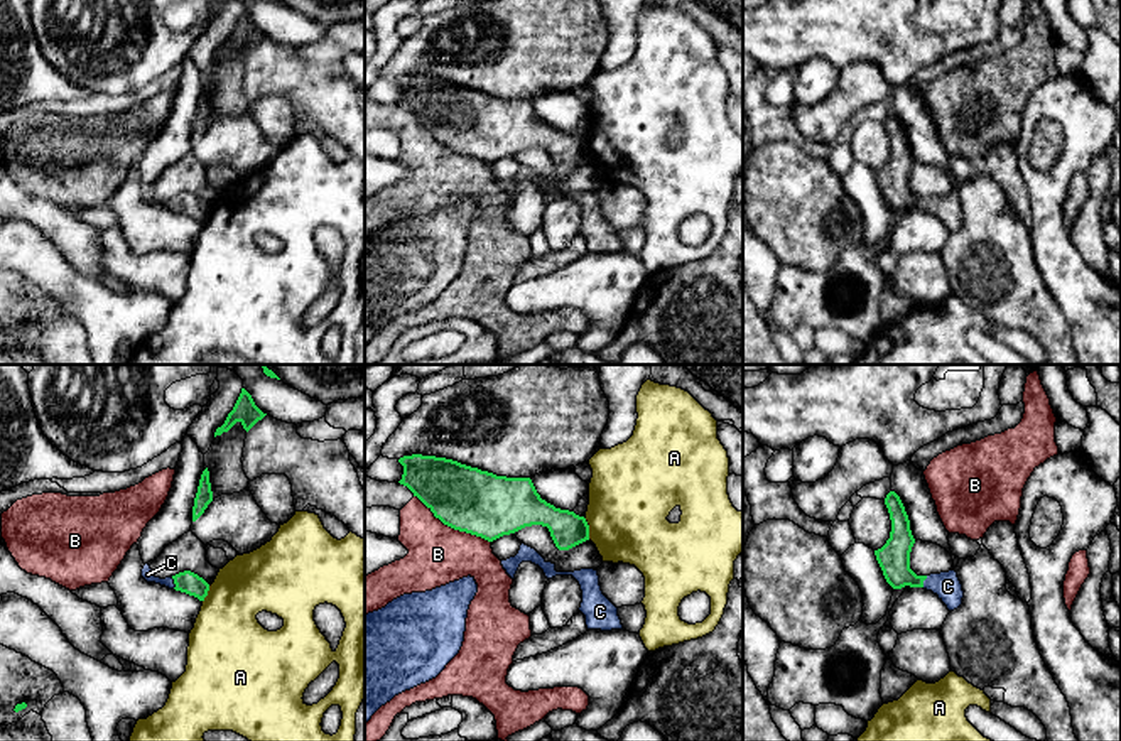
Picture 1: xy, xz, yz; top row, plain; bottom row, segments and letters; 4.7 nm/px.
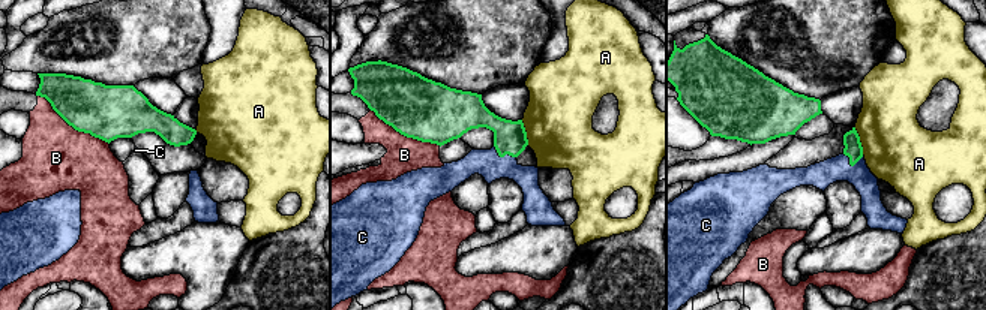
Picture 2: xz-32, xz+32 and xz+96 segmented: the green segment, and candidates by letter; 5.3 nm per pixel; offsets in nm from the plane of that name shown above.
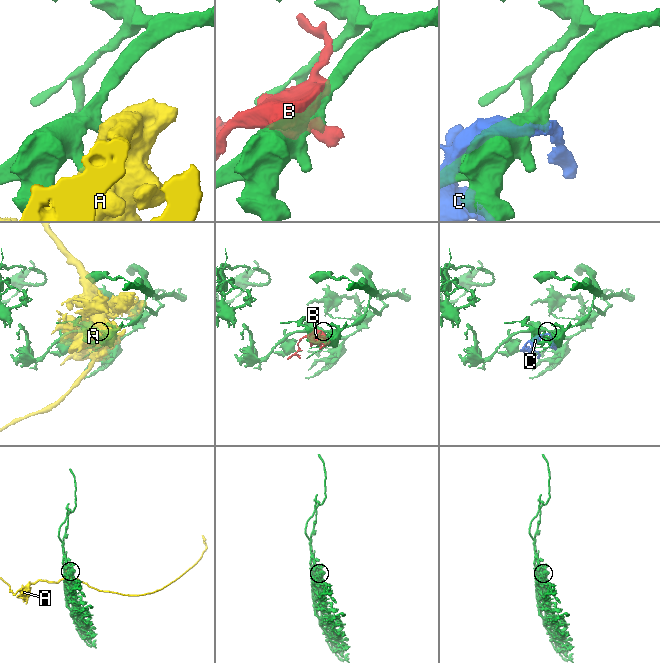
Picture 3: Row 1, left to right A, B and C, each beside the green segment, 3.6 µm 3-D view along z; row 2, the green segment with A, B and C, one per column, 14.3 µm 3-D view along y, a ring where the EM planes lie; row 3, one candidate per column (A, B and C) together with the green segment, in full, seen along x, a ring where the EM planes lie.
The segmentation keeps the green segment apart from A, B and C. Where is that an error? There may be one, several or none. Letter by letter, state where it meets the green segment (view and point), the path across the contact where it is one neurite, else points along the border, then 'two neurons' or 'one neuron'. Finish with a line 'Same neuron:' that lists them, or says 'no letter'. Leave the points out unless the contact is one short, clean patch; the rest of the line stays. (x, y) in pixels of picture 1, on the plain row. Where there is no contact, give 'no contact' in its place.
A: xz (588, 151) | two neurons
B: xz (453, 149) | two neurons
C: xy (174, 205) | across xy (189, 205), (174, 205), (157, 203), (147, 196) | one neuron
Same neuron: C

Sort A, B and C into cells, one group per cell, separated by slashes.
A / B / C

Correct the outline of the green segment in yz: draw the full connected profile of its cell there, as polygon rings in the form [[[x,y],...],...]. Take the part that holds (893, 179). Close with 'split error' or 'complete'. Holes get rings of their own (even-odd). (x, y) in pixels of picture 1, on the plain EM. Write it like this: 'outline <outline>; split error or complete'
outline [[[890,113],[885,120],[885,127],[891,142],[891,154],[886,165],[875,172],[876,182],[883,192],[886,204],[893,211],[923,209],[939,218],[949,233],[961,230],[964,213],[956,192],[917,197],[910,191],[910,174],[915,160],[910,152],[910,142],[900,118]]]; split error

